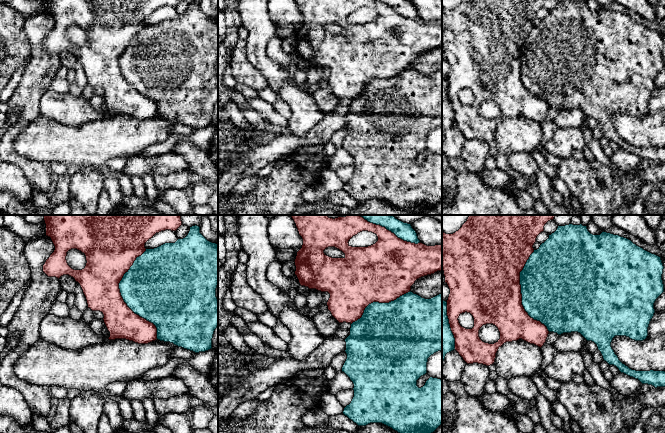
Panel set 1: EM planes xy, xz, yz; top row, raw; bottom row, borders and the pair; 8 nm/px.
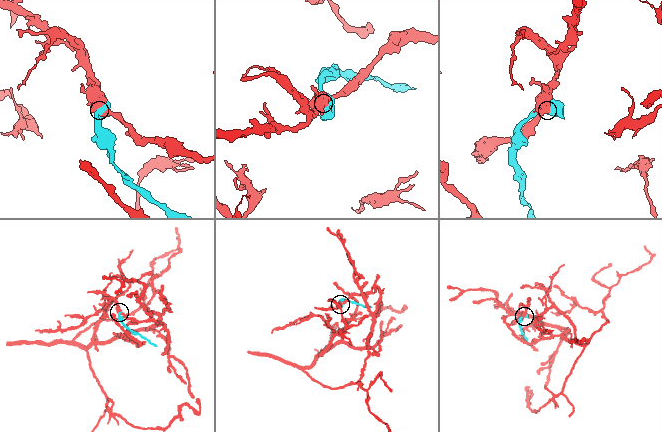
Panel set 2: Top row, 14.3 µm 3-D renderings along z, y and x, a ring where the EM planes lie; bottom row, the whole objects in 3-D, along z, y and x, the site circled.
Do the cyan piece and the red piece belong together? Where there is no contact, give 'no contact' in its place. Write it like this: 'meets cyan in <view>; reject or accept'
meets cyan in xy; reject

